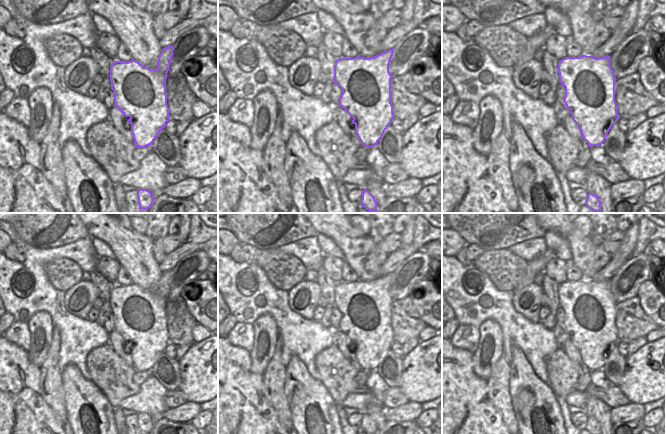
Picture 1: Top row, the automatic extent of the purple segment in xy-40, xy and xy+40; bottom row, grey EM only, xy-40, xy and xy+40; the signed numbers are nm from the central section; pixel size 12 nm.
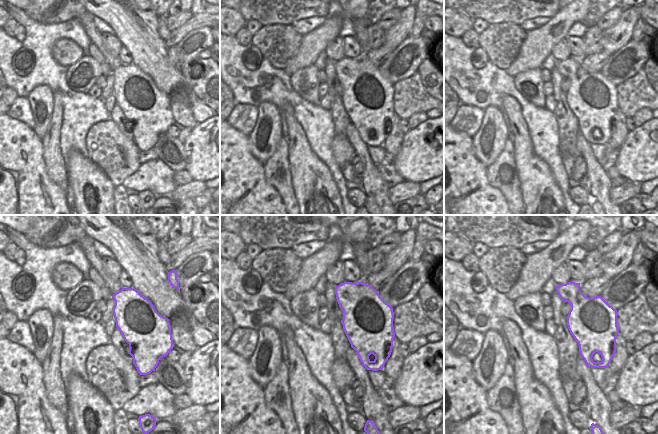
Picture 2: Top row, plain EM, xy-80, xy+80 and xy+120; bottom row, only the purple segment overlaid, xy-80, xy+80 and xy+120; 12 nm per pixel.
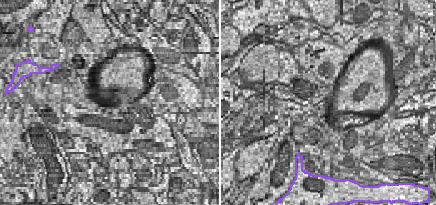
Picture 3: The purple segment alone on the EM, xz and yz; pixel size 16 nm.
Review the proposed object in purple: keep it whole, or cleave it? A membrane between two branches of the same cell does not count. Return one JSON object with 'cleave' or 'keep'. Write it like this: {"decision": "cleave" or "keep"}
{"decision": "keep"}

